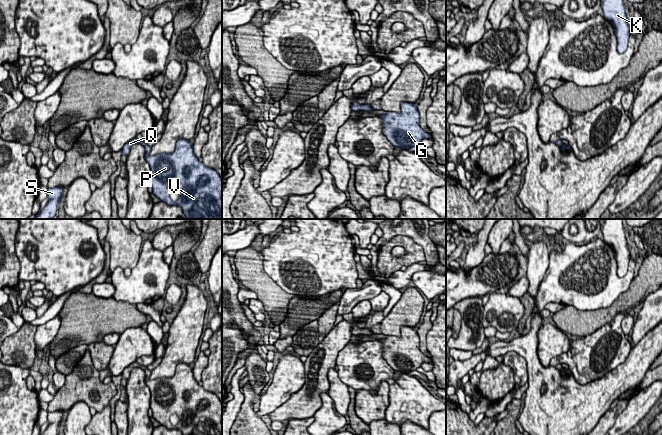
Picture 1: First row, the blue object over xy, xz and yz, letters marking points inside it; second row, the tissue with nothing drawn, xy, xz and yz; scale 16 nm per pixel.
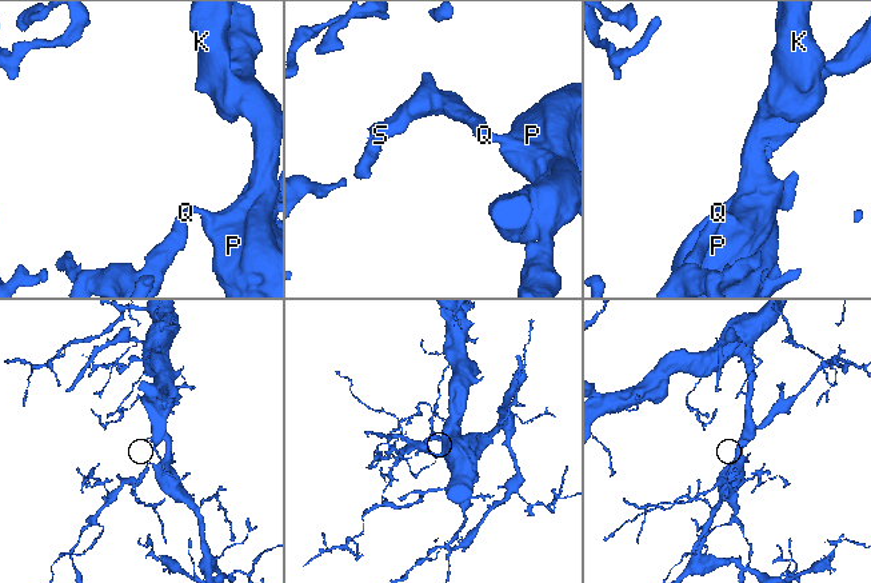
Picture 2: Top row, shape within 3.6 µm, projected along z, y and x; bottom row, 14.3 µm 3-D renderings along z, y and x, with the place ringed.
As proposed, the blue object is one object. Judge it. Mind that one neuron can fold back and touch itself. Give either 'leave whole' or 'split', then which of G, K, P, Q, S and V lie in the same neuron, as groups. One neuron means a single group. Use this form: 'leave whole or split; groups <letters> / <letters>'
leave whole; groups G K P Q S V

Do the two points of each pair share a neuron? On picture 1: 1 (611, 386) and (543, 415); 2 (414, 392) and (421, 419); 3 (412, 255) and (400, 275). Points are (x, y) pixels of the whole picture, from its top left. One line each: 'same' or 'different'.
1: same
2: same
3: different

